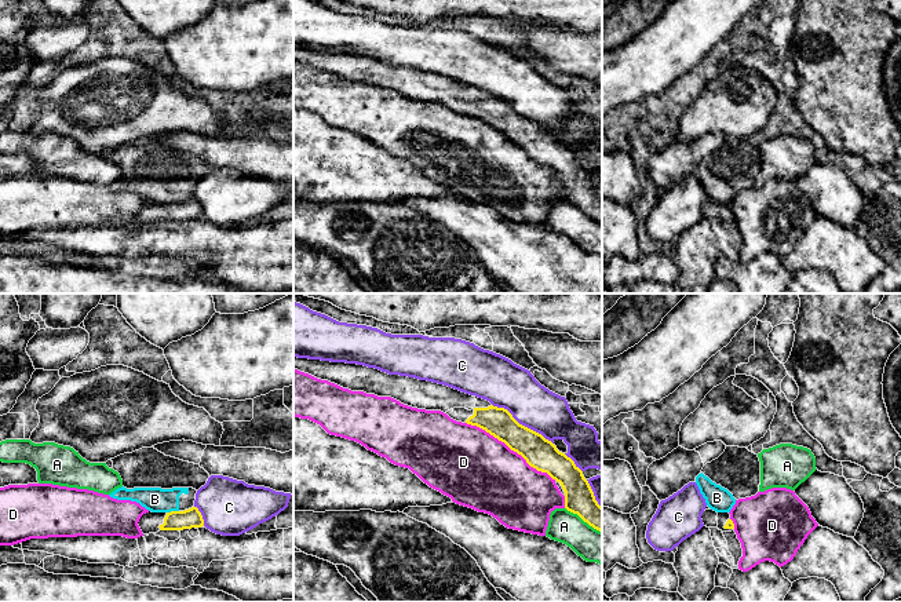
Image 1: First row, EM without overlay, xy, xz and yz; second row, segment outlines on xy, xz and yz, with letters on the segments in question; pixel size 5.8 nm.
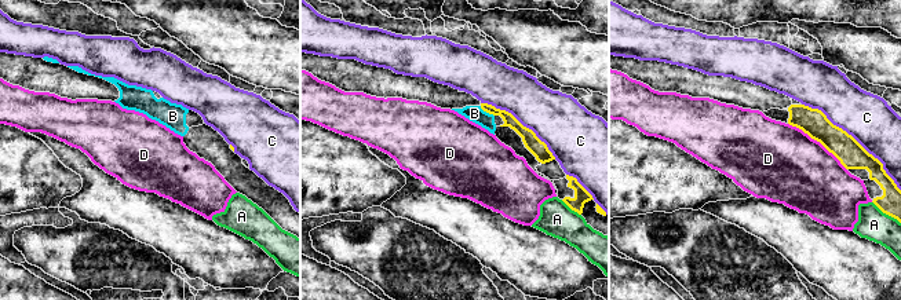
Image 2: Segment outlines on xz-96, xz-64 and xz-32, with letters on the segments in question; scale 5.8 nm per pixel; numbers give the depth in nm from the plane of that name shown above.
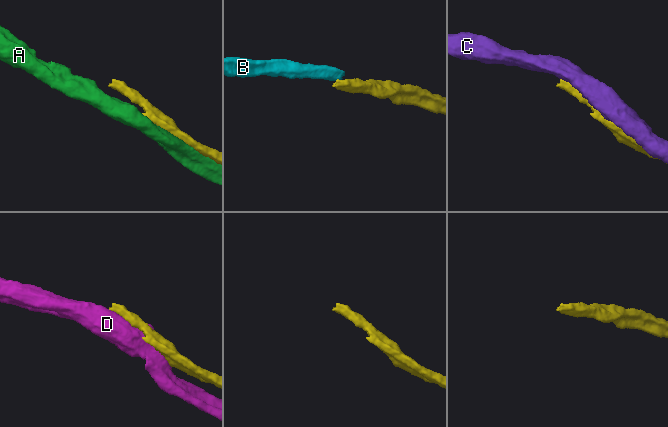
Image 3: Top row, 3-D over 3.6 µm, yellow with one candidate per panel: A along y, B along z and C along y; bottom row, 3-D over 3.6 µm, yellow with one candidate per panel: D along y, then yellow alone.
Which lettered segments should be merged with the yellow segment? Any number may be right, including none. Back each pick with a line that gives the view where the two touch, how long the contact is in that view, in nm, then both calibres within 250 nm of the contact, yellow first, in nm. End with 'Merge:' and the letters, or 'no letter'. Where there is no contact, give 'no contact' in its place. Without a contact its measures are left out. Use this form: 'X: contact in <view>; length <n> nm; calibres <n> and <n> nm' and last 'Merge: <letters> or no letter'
Merge: no letter

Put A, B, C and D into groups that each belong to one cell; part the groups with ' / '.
A / B / C / D

